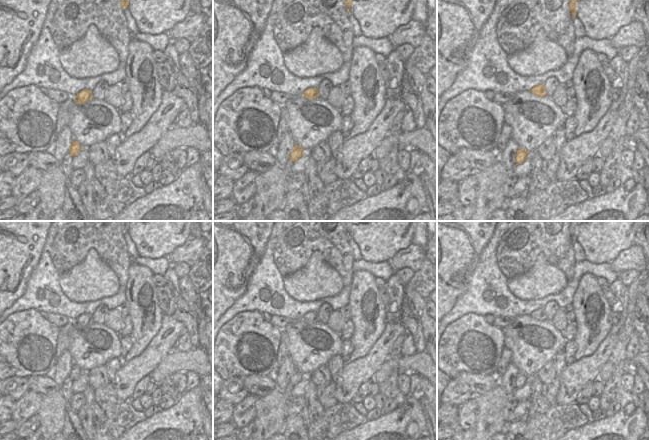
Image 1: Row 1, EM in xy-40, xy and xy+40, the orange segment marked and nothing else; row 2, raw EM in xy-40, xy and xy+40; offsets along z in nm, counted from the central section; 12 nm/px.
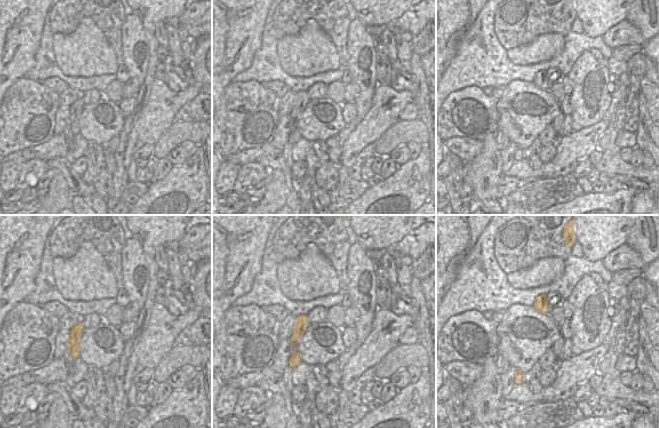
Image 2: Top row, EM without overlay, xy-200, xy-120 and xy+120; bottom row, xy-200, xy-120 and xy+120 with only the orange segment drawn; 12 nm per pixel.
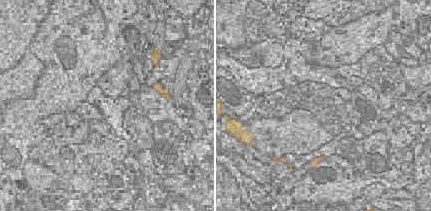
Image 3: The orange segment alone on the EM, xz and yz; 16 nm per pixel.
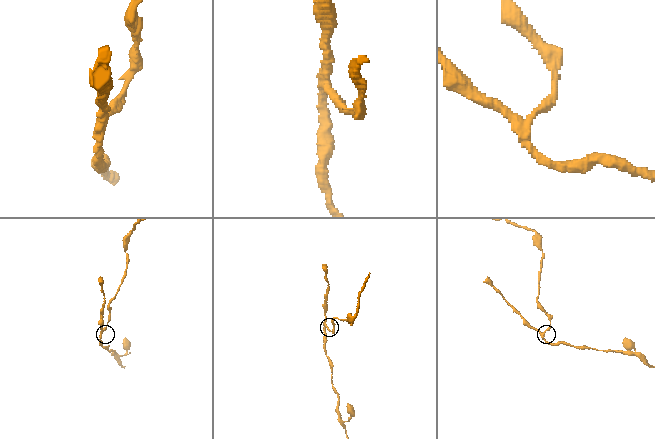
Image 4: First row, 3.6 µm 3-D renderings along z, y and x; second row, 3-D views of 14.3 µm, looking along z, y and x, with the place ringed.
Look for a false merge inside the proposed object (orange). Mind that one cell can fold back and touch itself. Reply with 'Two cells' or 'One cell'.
Two cells.

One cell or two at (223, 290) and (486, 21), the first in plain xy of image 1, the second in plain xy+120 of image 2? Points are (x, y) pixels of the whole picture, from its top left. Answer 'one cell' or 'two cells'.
two cells

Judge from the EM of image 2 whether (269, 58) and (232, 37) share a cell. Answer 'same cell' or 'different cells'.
different cells

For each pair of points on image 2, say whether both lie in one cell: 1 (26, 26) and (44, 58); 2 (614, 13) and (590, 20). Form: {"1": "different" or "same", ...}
{"1": "different", "2": "same"}

